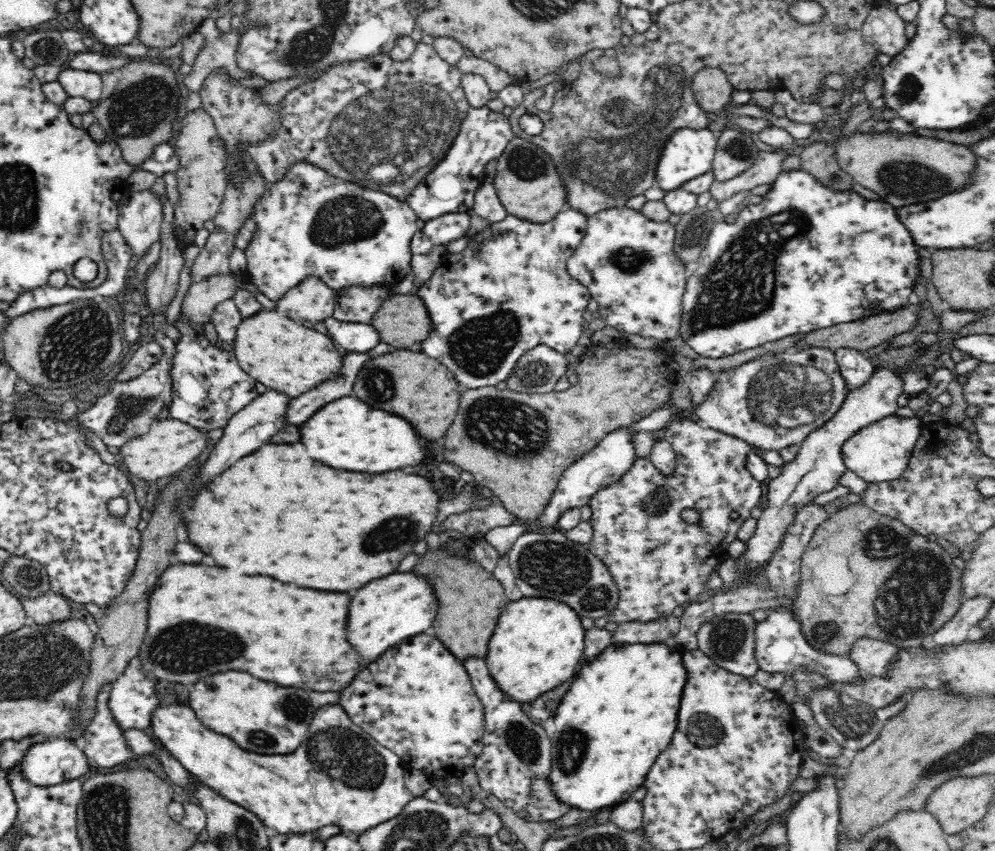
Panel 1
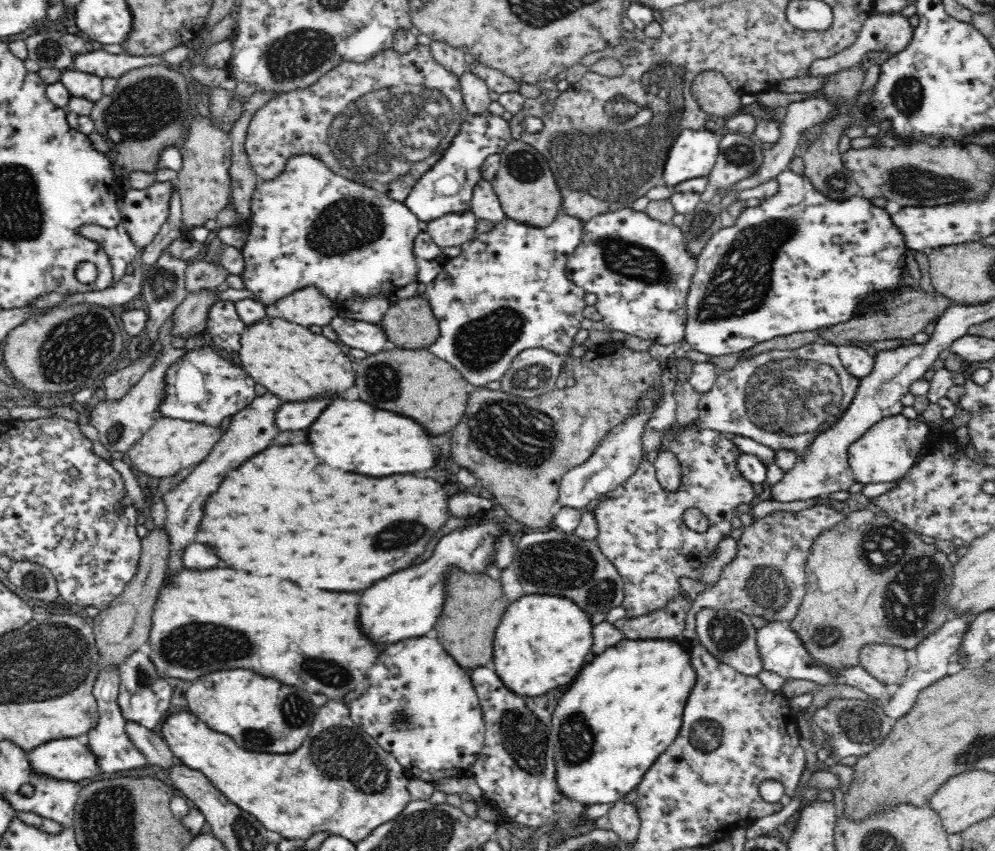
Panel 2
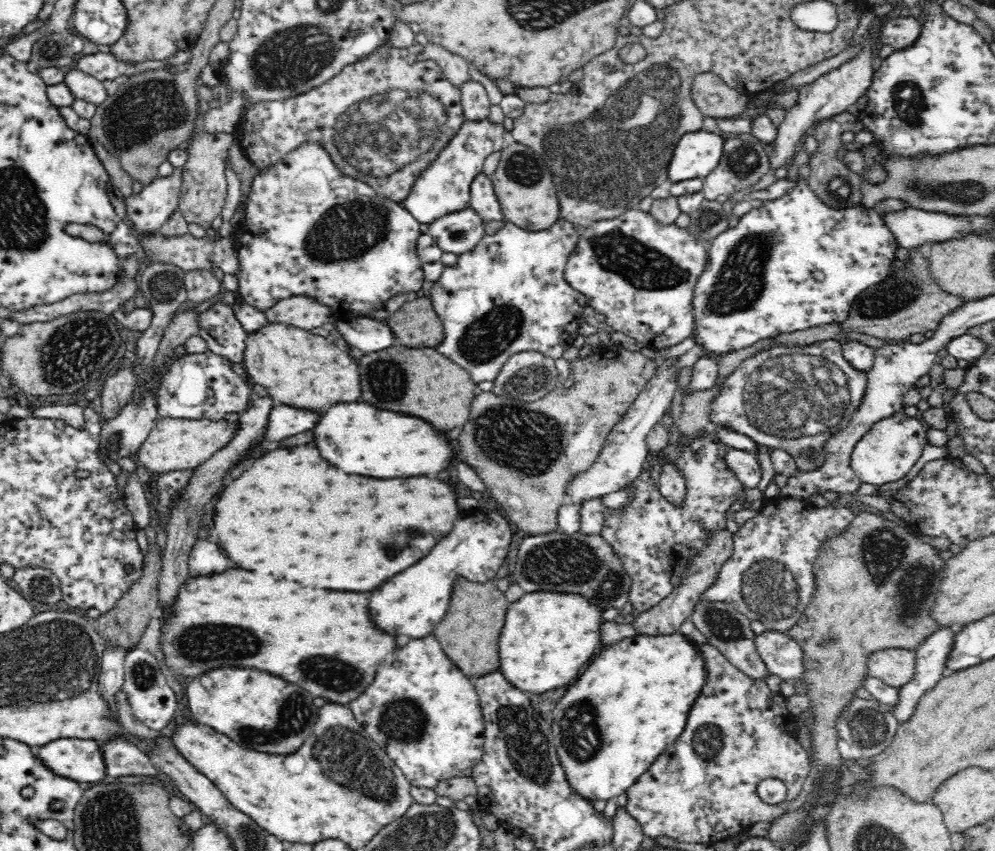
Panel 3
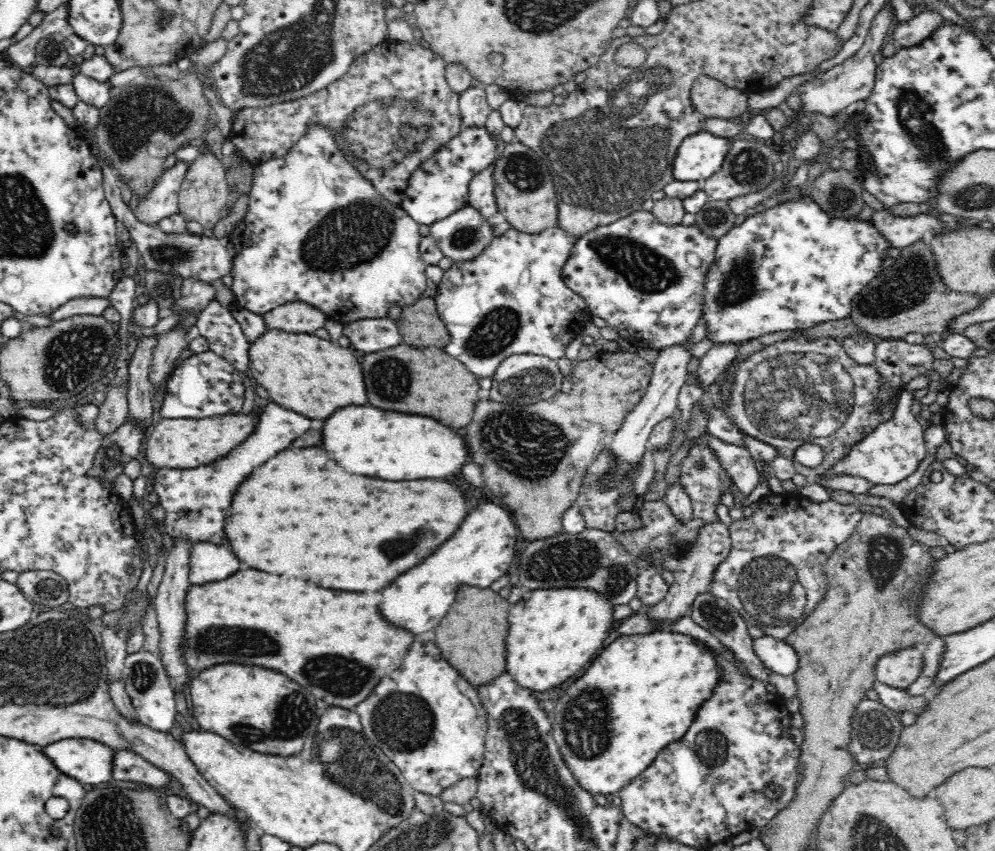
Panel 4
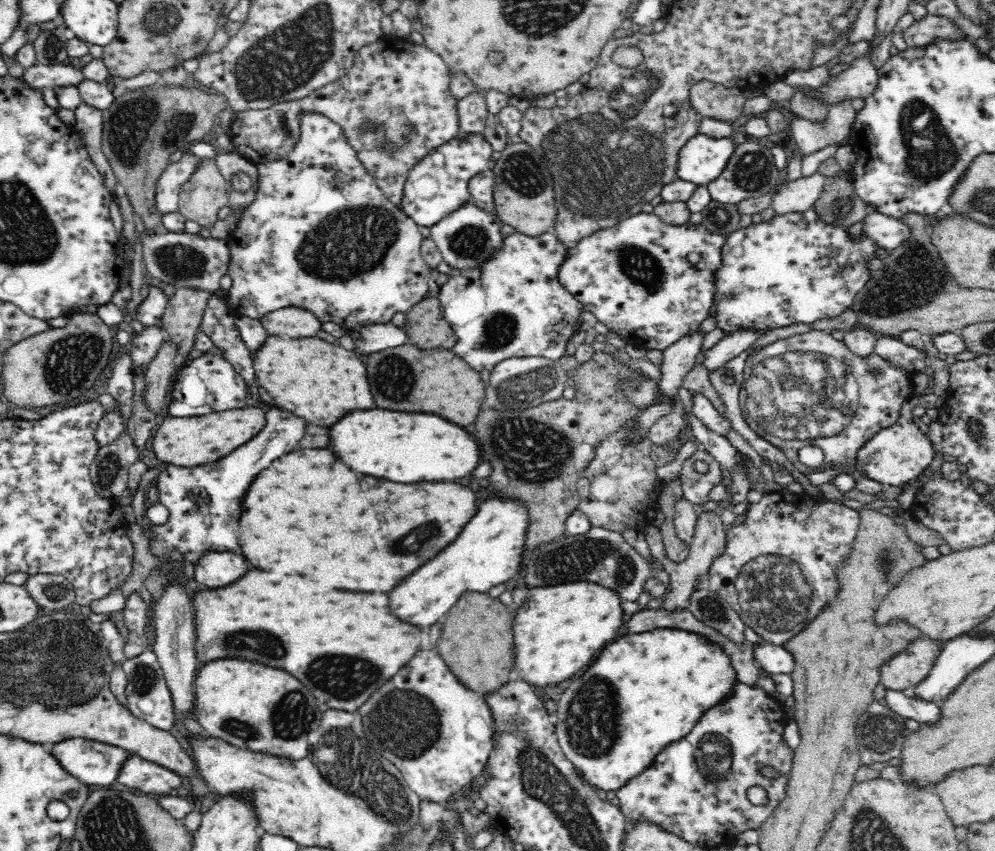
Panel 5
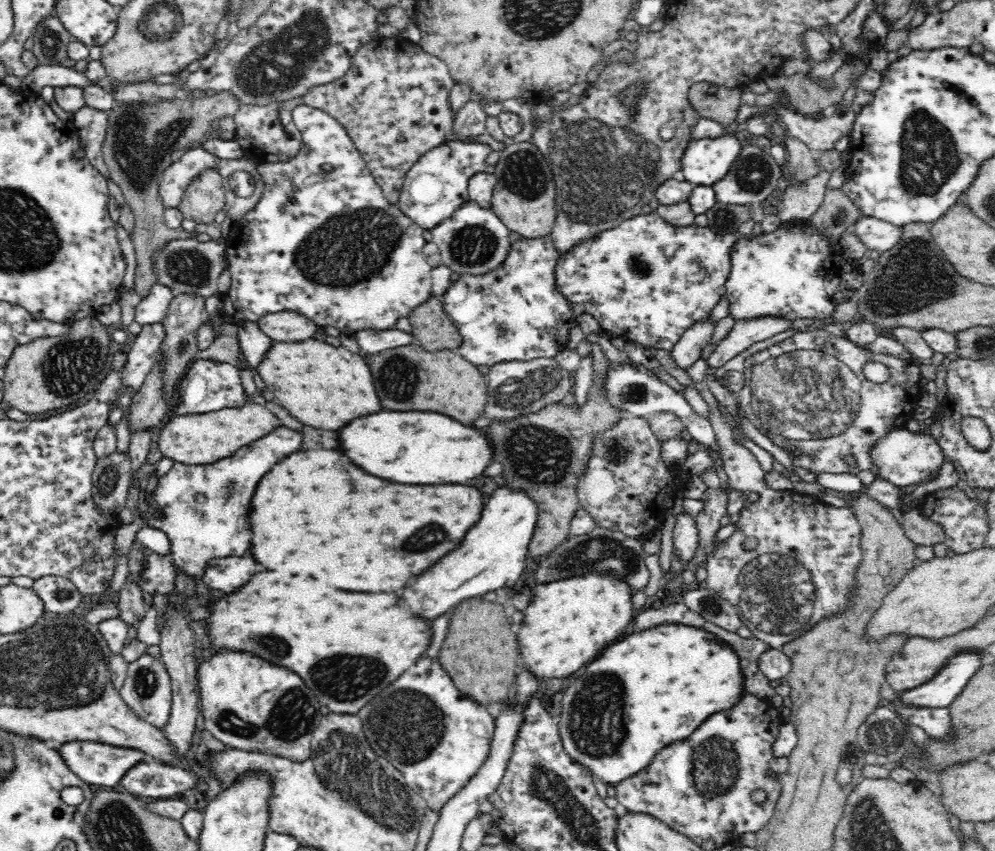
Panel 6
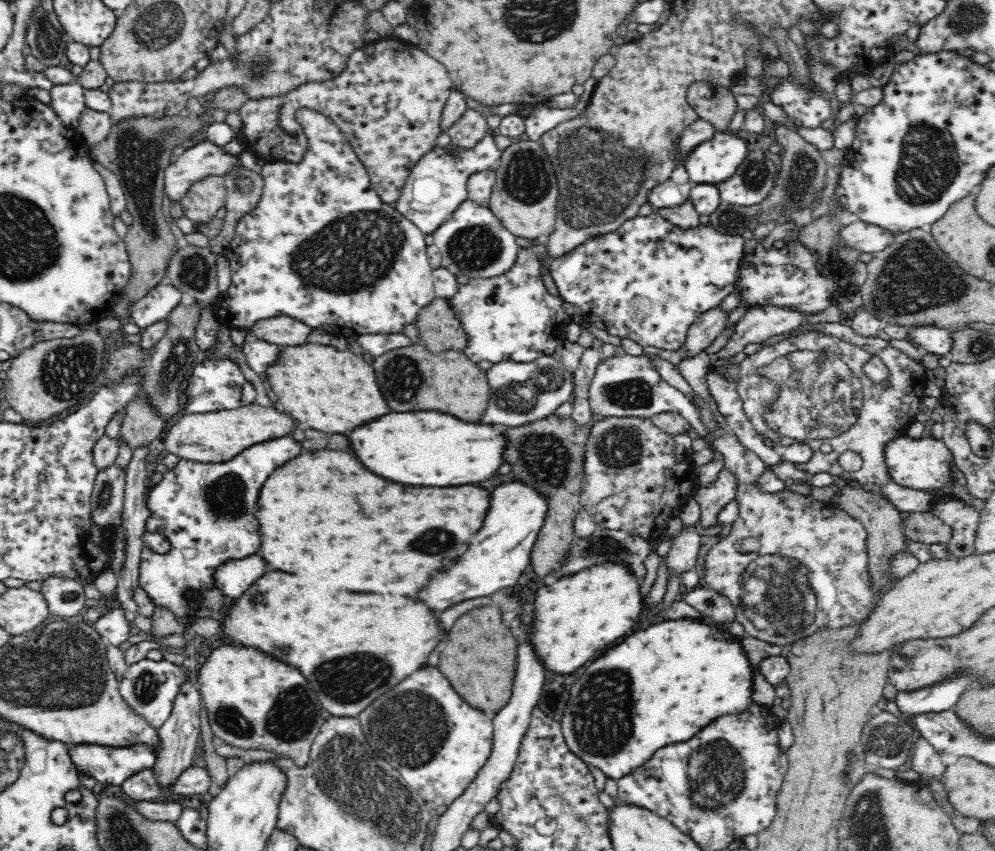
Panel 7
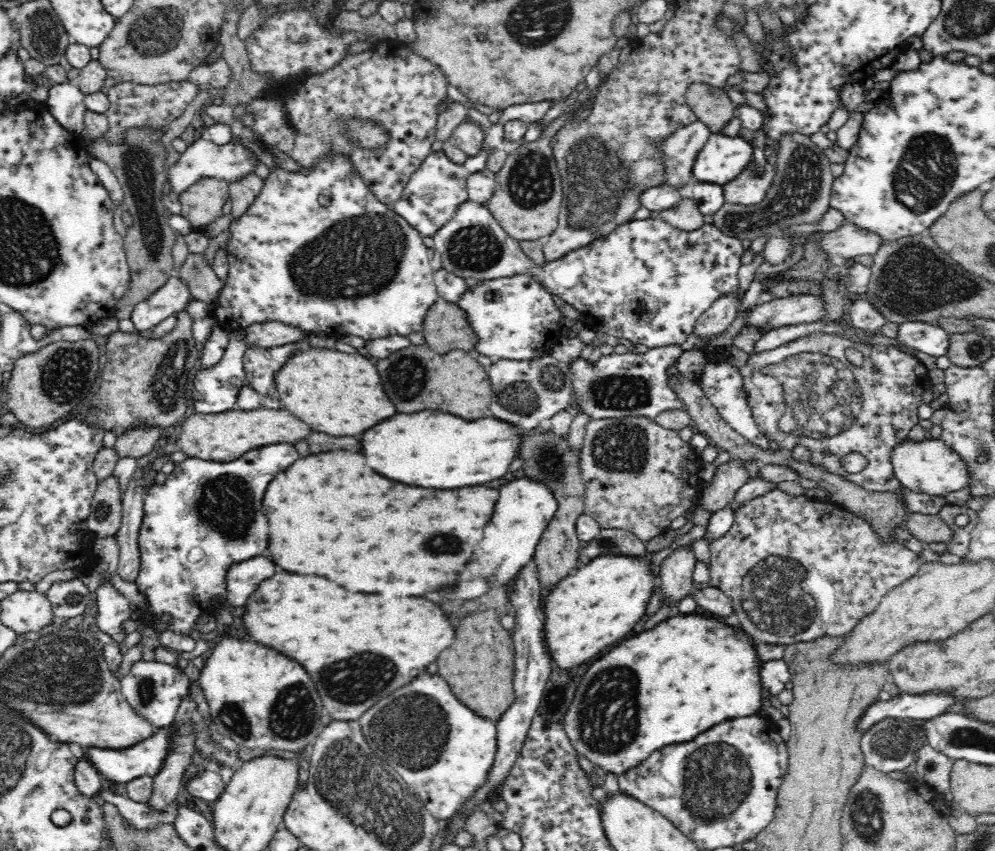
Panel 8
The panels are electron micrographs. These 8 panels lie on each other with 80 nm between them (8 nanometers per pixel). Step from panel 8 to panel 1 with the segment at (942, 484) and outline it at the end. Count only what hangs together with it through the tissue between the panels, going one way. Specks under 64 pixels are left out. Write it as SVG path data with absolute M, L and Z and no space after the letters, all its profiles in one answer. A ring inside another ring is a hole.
M896 414L865 426L856 436L844 443L842 453L847 470L870 484L900 478L908 469L909 462L917 455L923 426L924 421L920 421L916 416L906 418Z

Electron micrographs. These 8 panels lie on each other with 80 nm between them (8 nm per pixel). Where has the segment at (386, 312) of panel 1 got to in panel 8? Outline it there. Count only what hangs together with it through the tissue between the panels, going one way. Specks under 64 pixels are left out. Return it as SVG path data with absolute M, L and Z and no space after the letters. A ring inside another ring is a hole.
M442 297L428 309L423 322L423 333L426 344L434 348L436 352L444 354L450 350L474 350L477 345L477 336L467 319L467 314L457 303L445 301Z

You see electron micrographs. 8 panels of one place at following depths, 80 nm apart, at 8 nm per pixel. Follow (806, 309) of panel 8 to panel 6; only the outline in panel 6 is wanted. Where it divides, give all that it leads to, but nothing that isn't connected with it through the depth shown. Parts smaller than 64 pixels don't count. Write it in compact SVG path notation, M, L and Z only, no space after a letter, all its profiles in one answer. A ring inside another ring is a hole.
M754 316L754 318L740 318L730 332L712 351L707 363L712 368L720 368L728 360L738 356L740 352L750 348L756 342L762 342L766 338L772 338L780 332L792 328L794 320L781 316Z

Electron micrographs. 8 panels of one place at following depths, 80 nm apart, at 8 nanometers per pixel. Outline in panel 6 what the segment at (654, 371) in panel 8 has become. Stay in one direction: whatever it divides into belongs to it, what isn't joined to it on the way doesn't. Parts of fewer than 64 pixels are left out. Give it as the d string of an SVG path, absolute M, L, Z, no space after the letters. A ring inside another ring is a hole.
M630 360L627 363L619 363L618 365L608 366L606 370L606 378L602 382L602 393L606 397L606 401L612 407L624 412L627 416L644 417L650 415L671 412L677 414L684 422L685 428L693 436L694 441L698 442L702 447L709 449L718 456L716 443L716 434L713 426L708 419L696 414L692 405L685 399L685 396L672 389L667 383L661 381L649 368L641 363L634 363Z

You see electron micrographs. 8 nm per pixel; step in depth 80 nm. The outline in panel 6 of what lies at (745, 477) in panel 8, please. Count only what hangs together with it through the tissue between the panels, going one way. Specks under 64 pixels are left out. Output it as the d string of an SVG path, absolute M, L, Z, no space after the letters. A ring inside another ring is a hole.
M707 488L706 493L700 500L703 501L703 509L695 517L697 529L699 530L699 545L696 558L686 568L695 568L696 564L704 563L713 552L714 535L720 528L720 520L726 514L726 506L729 501L731 488Z

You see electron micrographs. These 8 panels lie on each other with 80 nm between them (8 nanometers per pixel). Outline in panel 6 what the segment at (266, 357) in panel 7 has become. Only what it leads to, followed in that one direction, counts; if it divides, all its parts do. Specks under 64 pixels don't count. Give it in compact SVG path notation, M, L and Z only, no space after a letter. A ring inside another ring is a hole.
M243 322L238 324L237 328L243 357L252 369L257 369L274 342L258 329L255 322Z

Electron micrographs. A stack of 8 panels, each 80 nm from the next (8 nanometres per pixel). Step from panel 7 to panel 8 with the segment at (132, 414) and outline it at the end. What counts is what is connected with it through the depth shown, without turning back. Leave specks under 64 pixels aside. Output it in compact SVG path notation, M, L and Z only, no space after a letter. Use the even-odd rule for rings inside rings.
M138 428L138 430L126 432L117 438L114 450L119 460L122 458L136 460L154 451L160 437L159 428Z

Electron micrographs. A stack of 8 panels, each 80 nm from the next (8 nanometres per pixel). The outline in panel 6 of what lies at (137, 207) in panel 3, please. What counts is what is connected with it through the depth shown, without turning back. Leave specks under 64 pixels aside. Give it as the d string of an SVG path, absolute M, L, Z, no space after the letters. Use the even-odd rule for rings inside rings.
M191 145L182 157L168 166L159 184L159 193L165 207L178 207L186 187L208 169L219 170L222 158L214 156L204 145Z

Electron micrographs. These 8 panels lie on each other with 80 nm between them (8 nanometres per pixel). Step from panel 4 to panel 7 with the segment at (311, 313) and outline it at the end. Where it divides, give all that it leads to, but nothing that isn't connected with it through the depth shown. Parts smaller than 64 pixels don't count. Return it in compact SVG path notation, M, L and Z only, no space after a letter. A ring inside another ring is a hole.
M277 316L255 322L249 332L260 340L286 348L306 344L312 330L312 327L296 319Z

